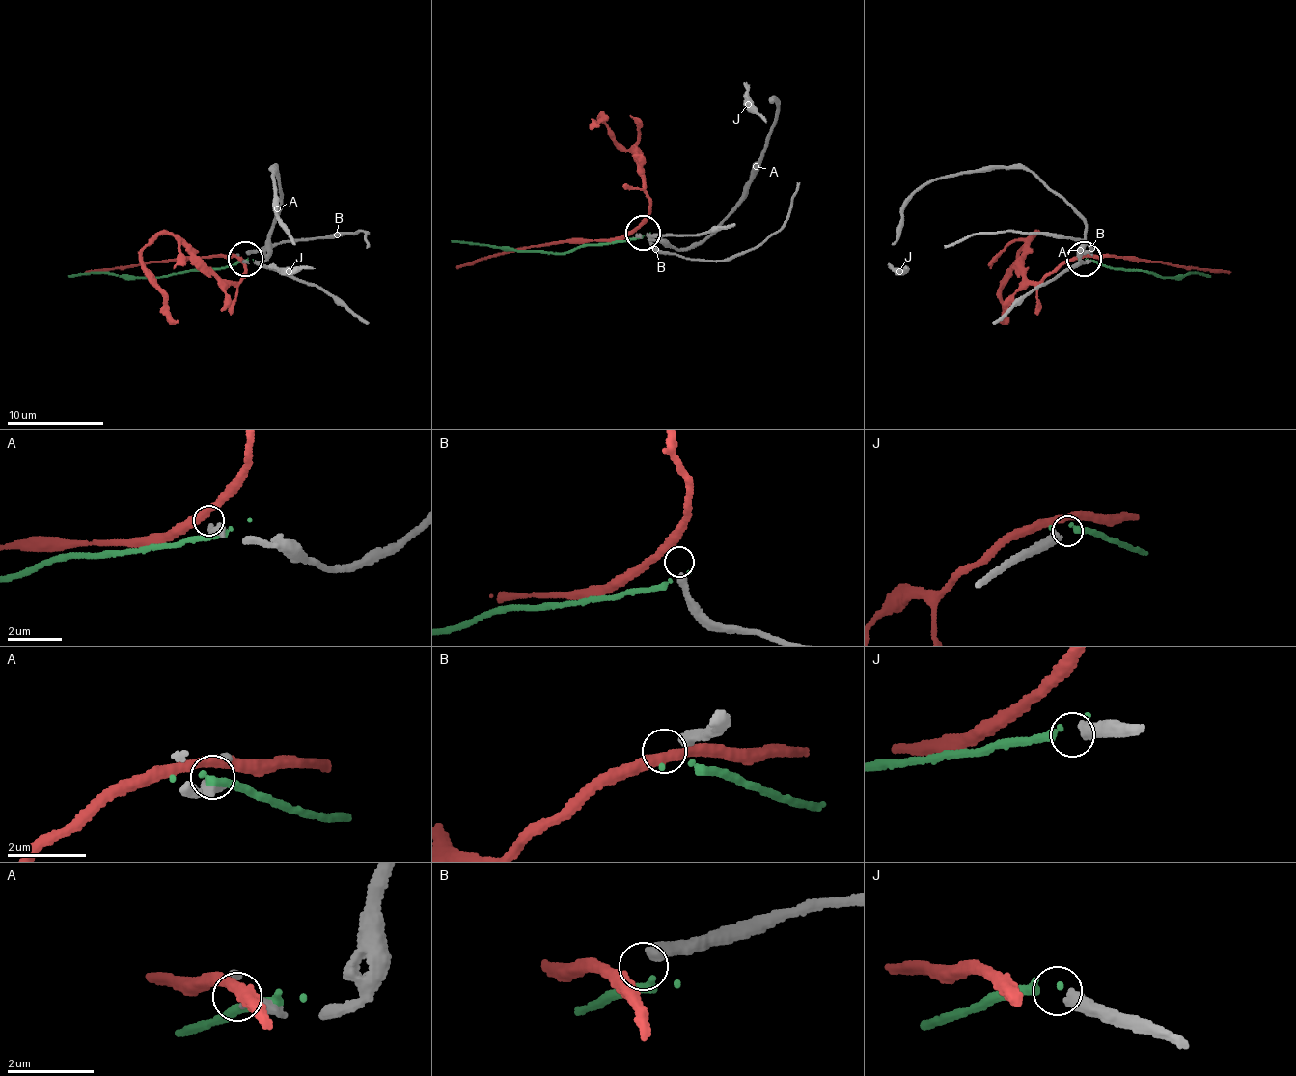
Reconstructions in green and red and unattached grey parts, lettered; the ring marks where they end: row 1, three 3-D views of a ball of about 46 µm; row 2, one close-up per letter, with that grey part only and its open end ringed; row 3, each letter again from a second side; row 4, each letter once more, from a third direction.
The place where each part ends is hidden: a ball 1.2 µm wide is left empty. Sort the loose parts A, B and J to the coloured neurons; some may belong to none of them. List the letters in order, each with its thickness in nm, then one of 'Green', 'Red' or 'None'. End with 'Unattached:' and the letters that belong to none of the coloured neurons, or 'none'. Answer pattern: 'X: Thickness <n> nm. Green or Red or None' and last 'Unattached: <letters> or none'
A: Thickness 240 nm. None
B: Thickness 280 nm. None
J: Thickness 360 nm. Green
Unattached: A, B

